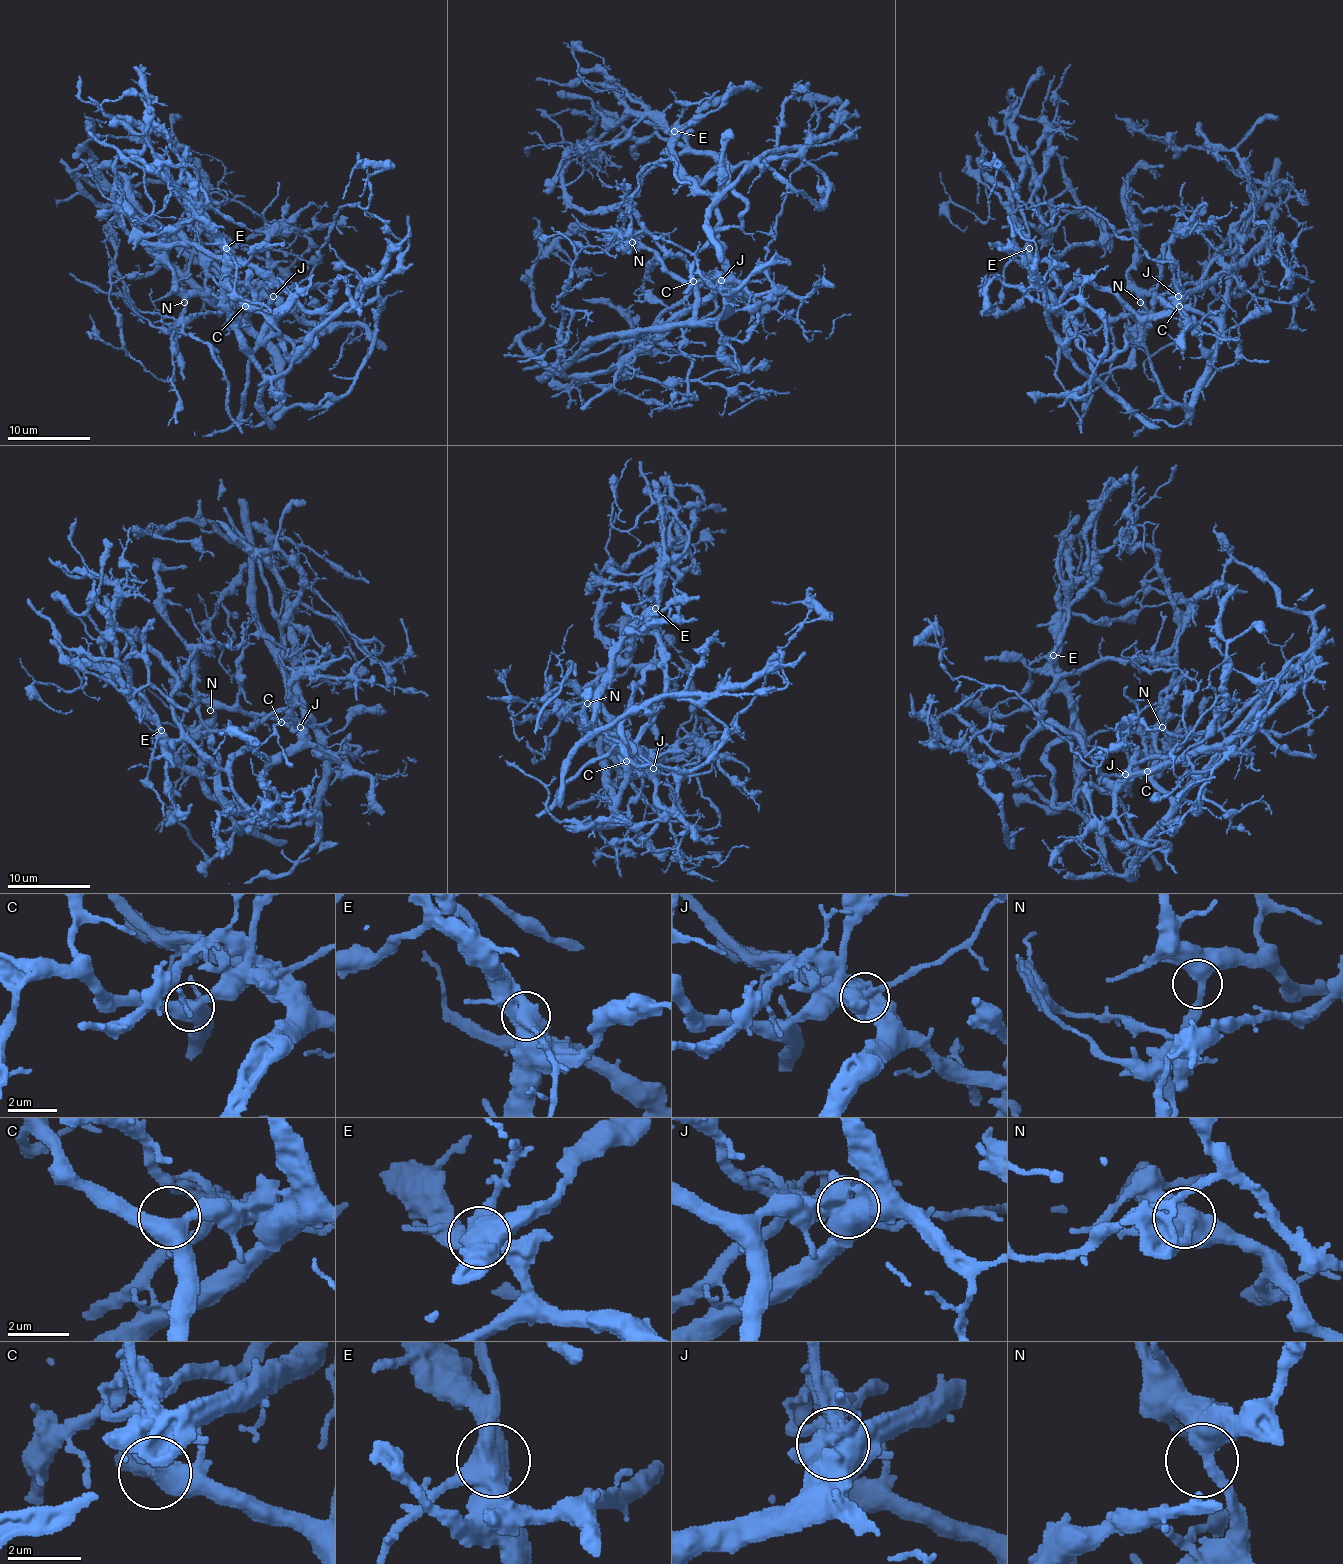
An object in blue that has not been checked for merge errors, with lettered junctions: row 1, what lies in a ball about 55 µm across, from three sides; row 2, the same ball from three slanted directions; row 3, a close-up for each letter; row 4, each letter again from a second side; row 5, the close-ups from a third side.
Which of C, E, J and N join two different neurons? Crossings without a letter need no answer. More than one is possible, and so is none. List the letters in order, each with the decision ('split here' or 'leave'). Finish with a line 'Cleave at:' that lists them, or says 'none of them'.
C: leave
E: split here
J: split here
N: leave
Cleave at: E, J

